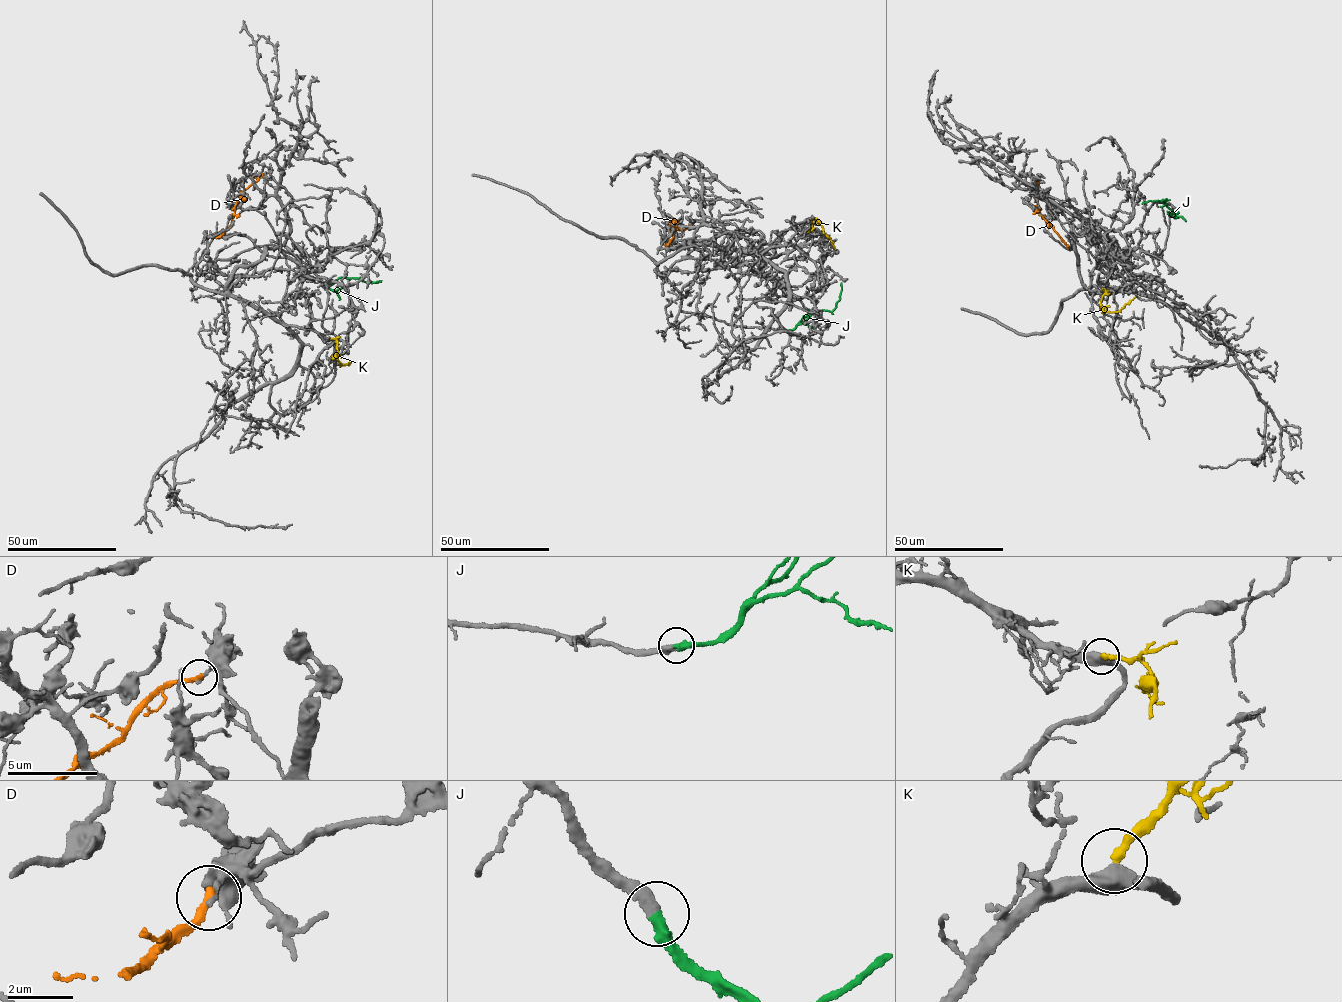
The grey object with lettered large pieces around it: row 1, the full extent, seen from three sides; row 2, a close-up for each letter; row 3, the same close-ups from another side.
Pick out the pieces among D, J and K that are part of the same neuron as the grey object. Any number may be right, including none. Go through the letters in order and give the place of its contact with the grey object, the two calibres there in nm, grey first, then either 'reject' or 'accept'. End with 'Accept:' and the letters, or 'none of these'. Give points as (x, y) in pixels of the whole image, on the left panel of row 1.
D: contact (267, 173); calibres 190 and 280 nm; reject
J: contact (319, 278); calibres 380 and 360 nm; accept
K: contact (331, 338); calibres 480 and 280 nm; accept
Accept: J, K

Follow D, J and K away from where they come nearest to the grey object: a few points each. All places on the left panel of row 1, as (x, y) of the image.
D: (267, 173), (244, 190), (235, 205), (231, 225), (216, 238)
J: (319, 277), (328, 284), (342, 277), (380, 281)
K: (331, 338), (337, 343), (336, 354), (340, 366), (352, 362)

